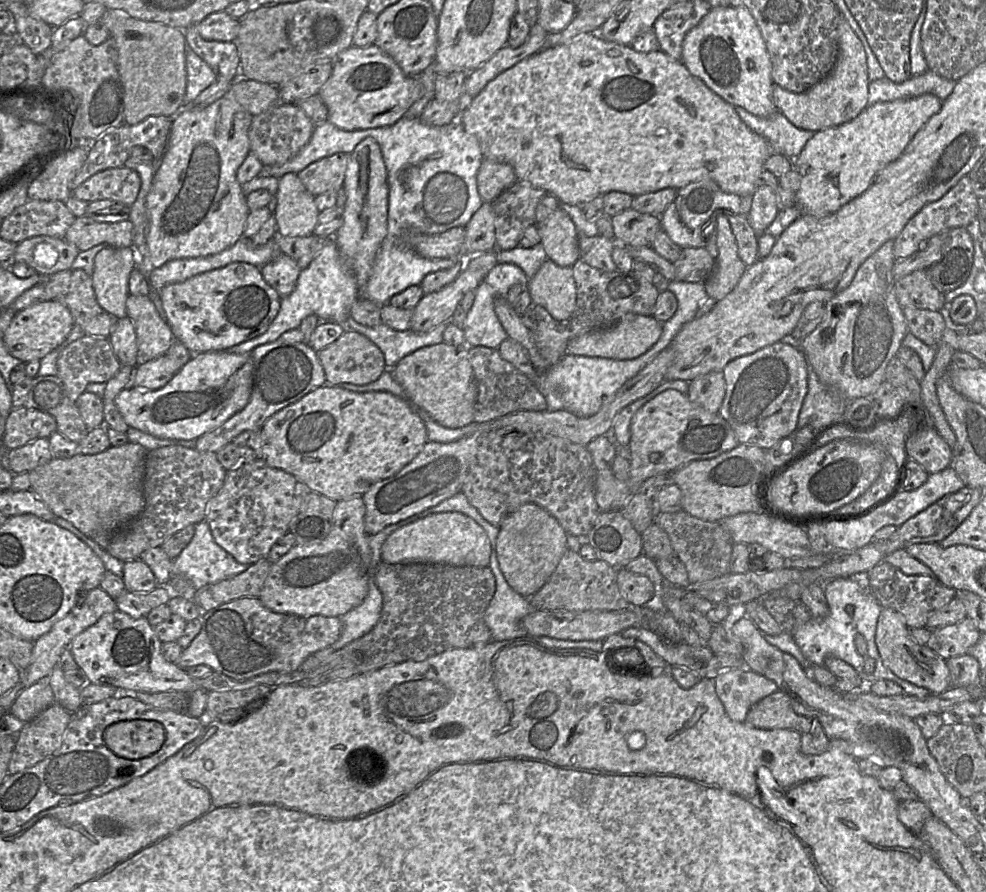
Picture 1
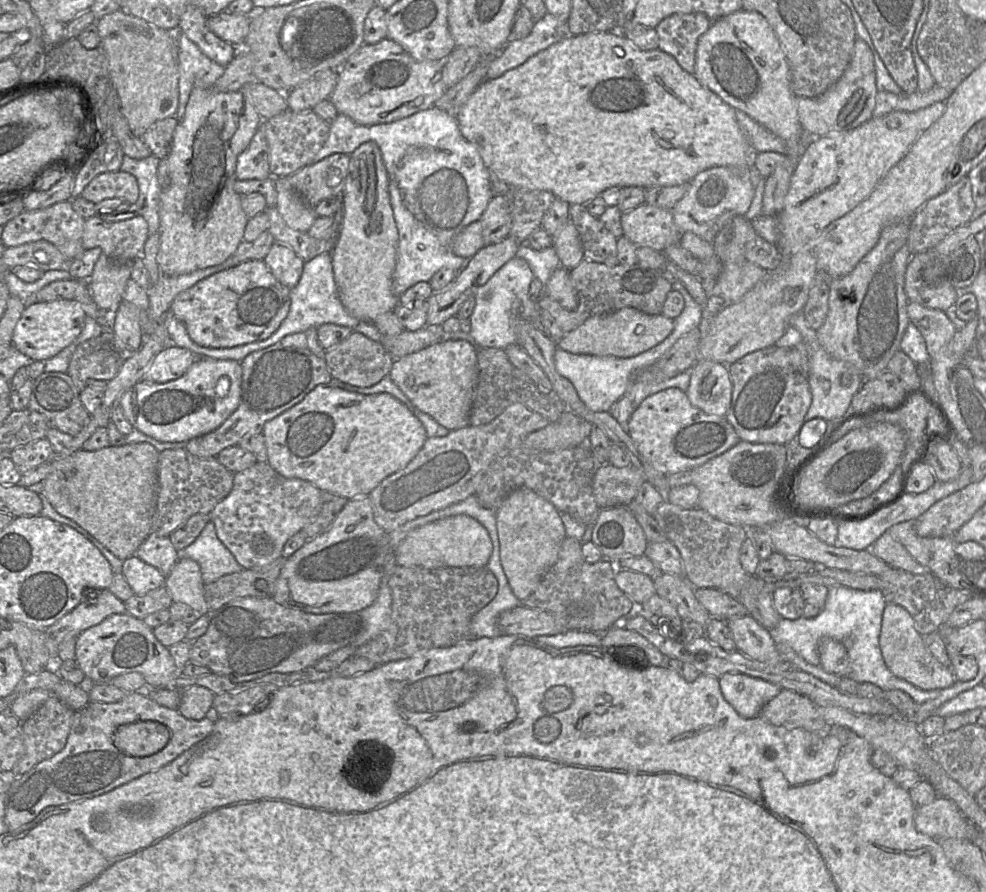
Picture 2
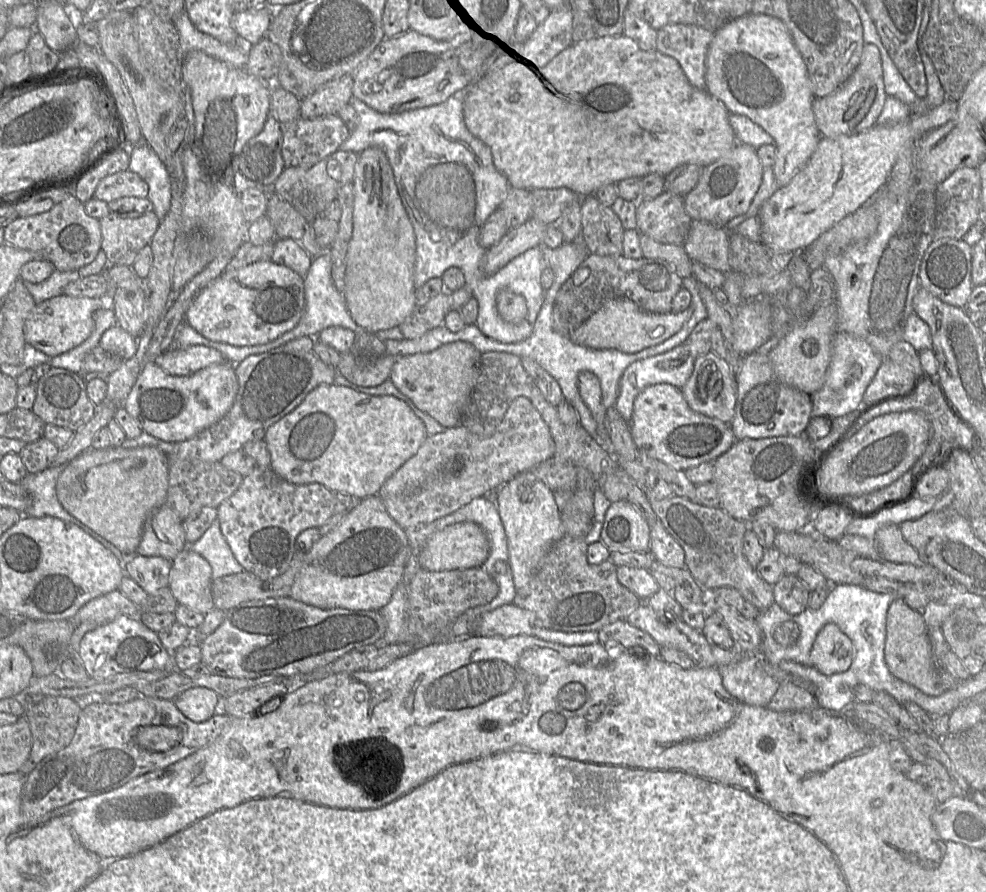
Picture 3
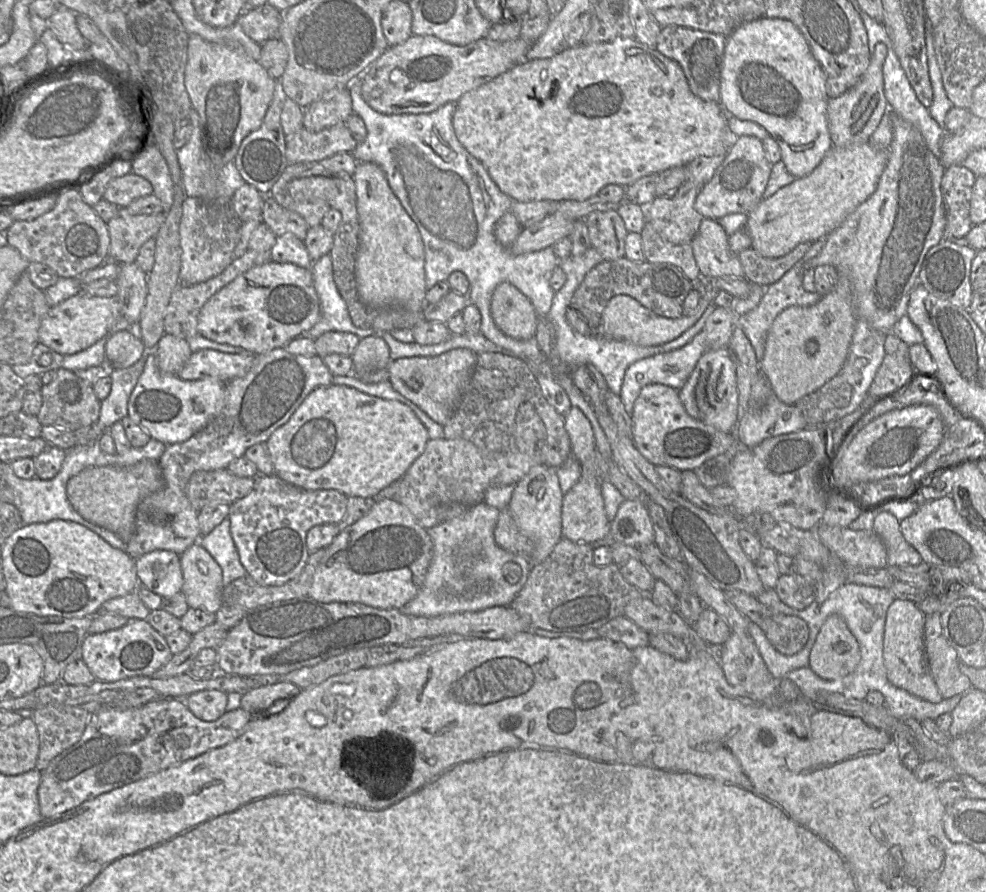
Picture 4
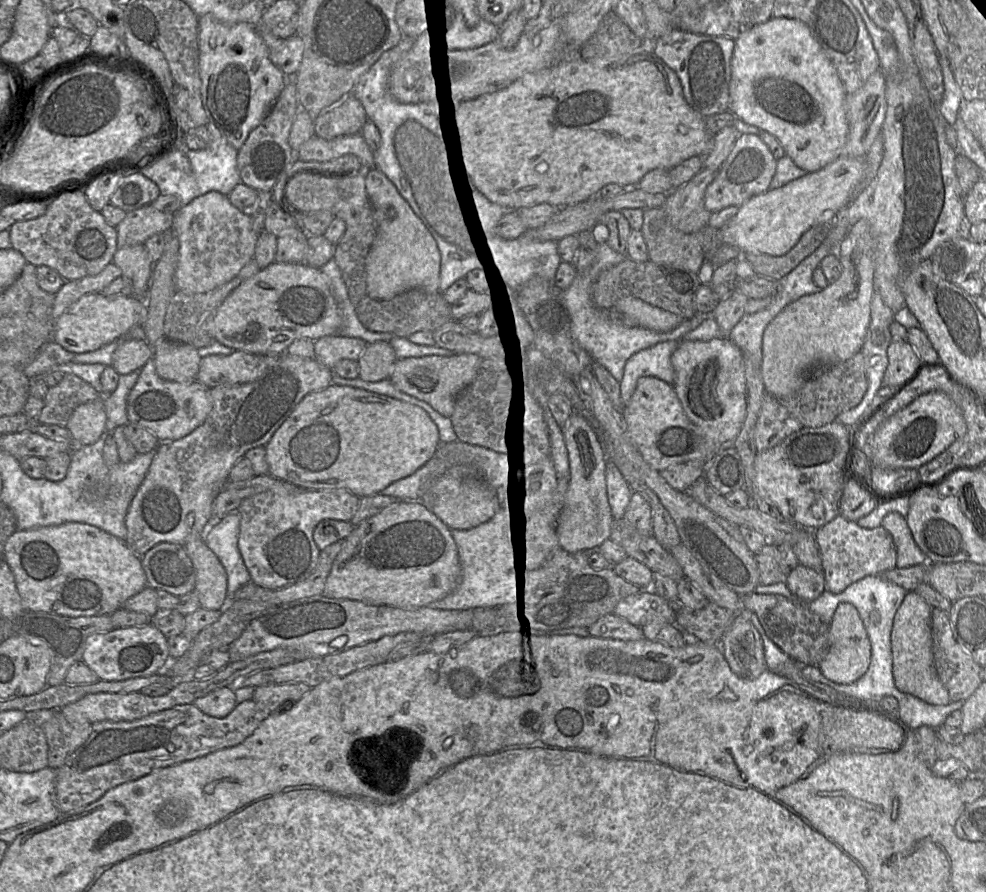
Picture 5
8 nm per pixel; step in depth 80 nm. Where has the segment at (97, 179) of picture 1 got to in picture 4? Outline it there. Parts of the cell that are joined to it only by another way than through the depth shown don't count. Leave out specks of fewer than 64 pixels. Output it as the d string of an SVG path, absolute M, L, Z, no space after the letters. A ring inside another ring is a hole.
M130 172L122 177L112 179L106 186L103 199L119 208L127 208L135 199L152 194L151 183L145 178Z

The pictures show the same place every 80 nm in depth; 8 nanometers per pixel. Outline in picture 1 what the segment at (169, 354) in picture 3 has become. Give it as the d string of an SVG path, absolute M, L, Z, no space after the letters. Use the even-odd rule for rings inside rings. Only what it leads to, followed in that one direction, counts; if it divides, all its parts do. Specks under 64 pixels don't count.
M164 354L136 366L132 387L142 390L156 390L165 386L175 374L174 361Z

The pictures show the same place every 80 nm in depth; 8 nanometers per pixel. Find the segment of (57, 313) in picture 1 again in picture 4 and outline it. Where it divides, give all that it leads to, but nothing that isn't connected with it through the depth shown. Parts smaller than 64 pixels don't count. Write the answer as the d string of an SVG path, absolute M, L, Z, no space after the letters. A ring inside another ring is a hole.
M80 292L50 307L41 322L38 338L40 343L54 352L71 355L107 337L119 321L121 321L120 303L116 296L97 297Z

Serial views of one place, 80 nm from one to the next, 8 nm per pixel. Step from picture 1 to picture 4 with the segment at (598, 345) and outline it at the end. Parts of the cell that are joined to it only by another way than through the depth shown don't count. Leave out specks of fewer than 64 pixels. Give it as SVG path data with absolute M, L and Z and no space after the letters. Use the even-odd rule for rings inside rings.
M704 279L705 289L699 296L696 309L688 314L682 314L679 318L666 318L659 316L642 306L638 301L627 295L617 295L612 297L607 303L594 333L611 339L630 342L638 346L656 346L669 342L688 328L690 328L702 315L704 310L712 304L715 293L718 291L711 283L711 279Z

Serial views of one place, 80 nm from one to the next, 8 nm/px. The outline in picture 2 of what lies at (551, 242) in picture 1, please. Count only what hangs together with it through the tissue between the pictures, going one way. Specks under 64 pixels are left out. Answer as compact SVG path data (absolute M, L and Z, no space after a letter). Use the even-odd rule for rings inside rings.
M571 220L552 235L552 241L552 247L560 259L560 267L572 269L583 260L584 253L578 230Z

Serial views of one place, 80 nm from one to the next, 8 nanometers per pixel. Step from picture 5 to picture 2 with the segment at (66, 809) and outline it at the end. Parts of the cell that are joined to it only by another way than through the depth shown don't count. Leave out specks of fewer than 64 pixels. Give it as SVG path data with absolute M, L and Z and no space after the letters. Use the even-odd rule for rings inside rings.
M144 691L127 693L117 702L89 702L75 712L64 748L39 762L28 772L17 775L10 784L5 801L5 823L8 830L18 829L30 823L48 807L102 795L146 773L160 769L206 738L213 727L214 721L211 718L185 718L177 709L158 704ZM146 720L158 721L168 727L170 739L166 746L147 757L133 757L122 753L113 743L117 728L123 724Z

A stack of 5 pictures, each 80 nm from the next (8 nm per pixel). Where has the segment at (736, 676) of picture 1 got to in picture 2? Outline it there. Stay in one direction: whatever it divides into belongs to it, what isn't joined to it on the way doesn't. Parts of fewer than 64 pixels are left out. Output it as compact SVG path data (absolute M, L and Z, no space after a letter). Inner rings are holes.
M726 673L718 680L725 700L744 718L757 717L762 707L776 697L781 690L779 686L773 683L741 673Z

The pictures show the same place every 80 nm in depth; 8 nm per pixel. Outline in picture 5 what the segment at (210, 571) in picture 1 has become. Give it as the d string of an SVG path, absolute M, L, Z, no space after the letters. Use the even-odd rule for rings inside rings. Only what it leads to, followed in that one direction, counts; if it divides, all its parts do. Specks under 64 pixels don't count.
M234 511L226 515L204 533L206 545L218 557L227 573L227 603L239 588L252 581L238 547L240 515Z

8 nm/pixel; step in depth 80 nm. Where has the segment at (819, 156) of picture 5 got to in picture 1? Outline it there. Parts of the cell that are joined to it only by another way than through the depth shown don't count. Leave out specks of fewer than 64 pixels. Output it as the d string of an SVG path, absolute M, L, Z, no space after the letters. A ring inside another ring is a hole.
M740 6L713 7L685 36L682 45L682 63L690 73L734 107L766 117L777 112L773 100L772 65L761 31L749 10ZM760 184L752 195L750 210L747 219L759 236L763 234L778 214L777 196L767 185Z

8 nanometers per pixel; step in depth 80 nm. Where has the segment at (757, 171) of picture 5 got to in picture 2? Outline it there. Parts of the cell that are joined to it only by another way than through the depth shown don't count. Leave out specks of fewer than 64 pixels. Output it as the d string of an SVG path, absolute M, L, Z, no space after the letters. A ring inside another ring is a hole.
M718 166L698 173L689 183L686 194L671 209L676 226L714 245L717 233L735 216L745 216L755 194L752 166Z

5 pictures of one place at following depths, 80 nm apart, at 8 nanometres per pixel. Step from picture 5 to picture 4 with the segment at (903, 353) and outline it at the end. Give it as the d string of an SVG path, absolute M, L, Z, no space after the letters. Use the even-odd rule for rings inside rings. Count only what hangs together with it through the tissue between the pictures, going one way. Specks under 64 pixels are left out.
M886 354L868 389L868 395L874 396L875 400L898 393L907 387L914 371L909 358Z

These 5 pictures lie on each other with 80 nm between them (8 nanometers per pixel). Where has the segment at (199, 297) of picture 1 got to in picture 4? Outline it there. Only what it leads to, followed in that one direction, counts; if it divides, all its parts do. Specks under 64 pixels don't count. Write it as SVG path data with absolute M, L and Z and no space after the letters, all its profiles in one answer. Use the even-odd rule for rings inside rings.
M270 260L237 276L205 303L198 317L198 334L261 355L302 336L320 317L311 268Z

